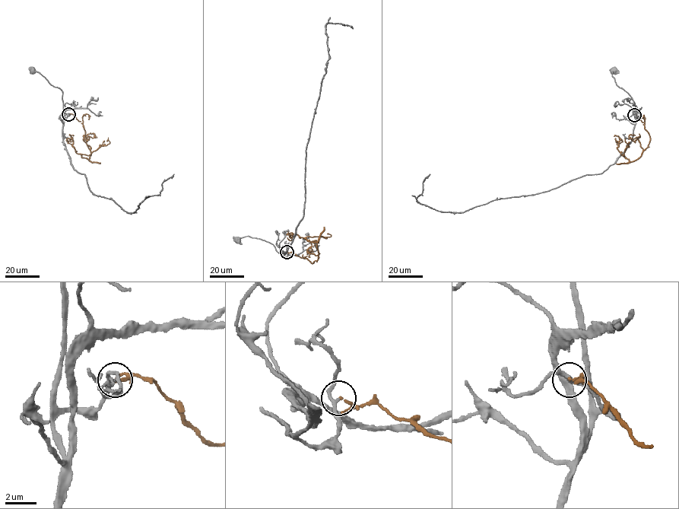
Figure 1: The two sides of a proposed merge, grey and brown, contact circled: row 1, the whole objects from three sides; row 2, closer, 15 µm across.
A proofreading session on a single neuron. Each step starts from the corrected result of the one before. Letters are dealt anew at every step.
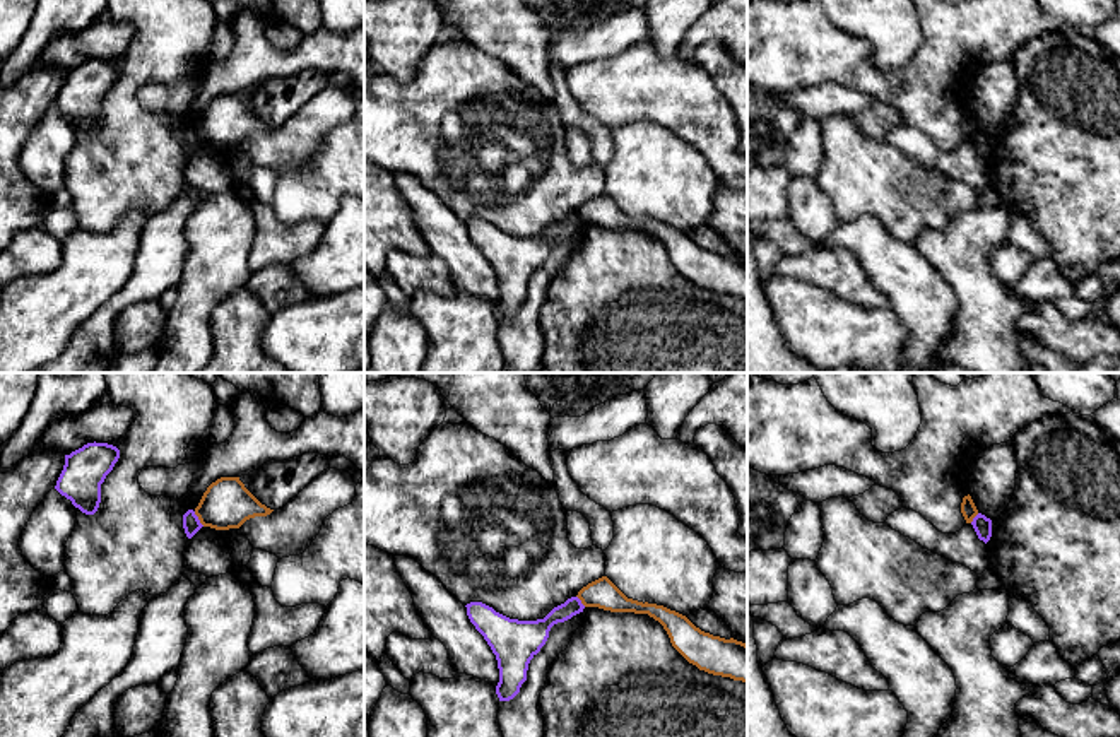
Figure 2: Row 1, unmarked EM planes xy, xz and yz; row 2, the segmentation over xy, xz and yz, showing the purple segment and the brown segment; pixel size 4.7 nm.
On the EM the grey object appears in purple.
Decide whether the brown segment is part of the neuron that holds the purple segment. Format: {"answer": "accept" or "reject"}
{"answer": "reject"}

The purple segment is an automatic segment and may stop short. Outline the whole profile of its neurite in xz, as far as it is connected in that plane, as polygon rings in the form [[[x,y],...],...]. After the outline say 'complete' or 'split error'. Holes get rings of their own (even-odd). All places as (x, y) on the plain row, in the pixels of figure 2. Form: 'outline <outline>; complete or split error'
outline [[[578,214],[568,215],[554,224],[544,236],[510,236],[482,219],[465,222],[467,233],[484,253],[498,277],[499,299],[496,311],[499,318],[510,318],[527,298],[530,277],[540,268],[554,241],[564,239],[583,229],[585,222]]]; complete

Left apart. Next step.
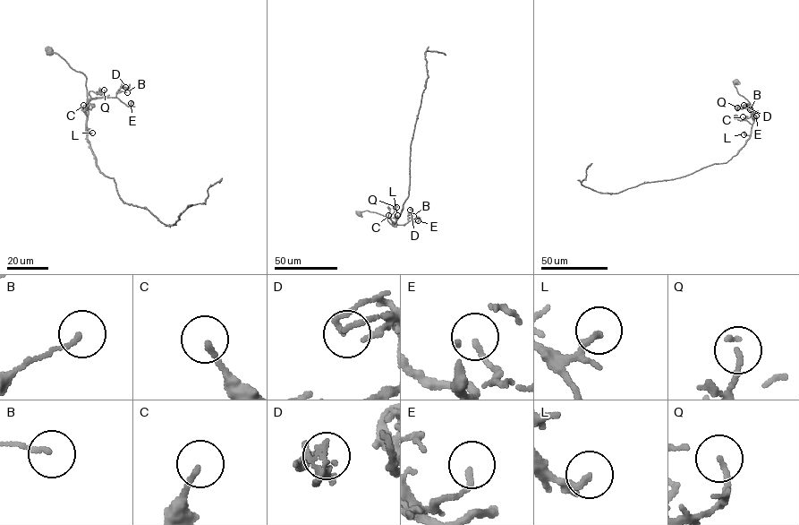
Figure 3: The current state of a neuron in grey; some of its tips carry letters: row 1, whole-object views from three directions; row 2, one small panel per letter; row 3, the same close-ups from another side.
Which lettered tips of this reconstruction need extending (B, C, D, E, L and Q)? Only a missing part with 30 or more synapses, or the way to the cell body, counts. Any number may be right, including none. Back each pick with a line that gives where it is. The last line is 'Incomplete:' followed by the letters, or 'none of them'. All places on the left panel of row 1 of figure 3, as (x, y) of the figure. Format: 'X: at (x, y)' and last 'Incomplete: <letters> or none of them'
Incomplete: none of them

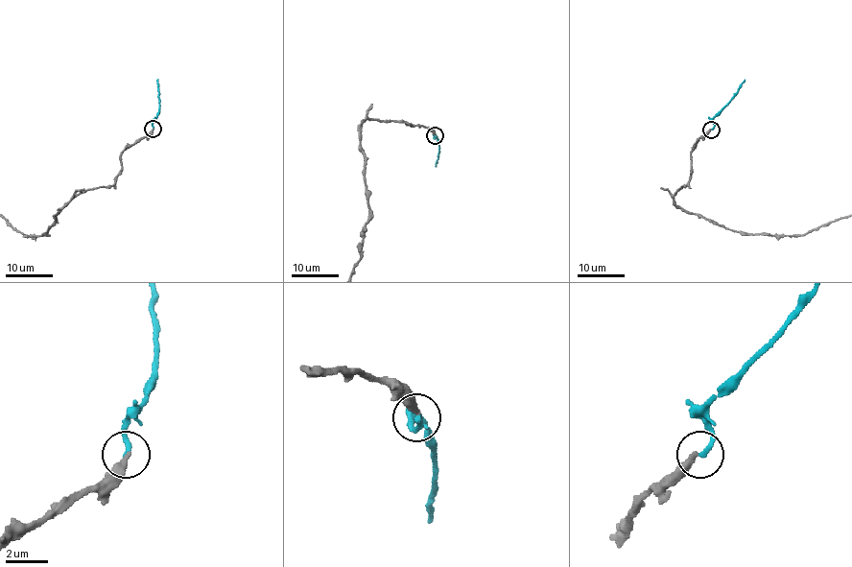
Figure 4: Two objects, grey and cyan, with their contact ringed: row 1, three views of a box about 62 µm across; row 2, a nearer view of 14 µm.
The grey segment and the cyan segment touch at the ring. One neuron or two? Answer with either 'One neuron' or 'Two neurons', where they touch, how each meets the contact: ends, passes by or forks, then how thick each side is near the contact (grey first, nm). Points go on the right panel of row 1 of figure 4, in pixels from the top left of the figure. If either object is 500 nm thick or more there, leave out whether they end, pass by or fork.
Two neurons. Place: (711, 129). At the ring grey ends. At the ring cyan ends. Thickness 320 nm (grey) against 240 nm

